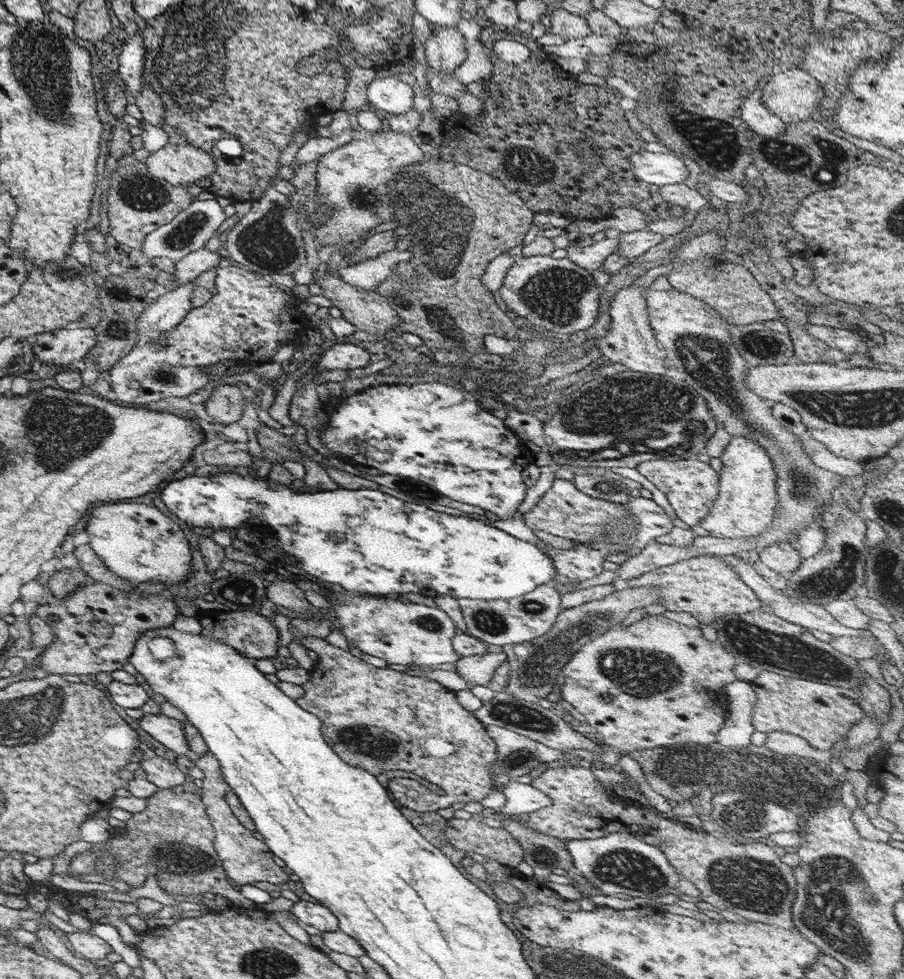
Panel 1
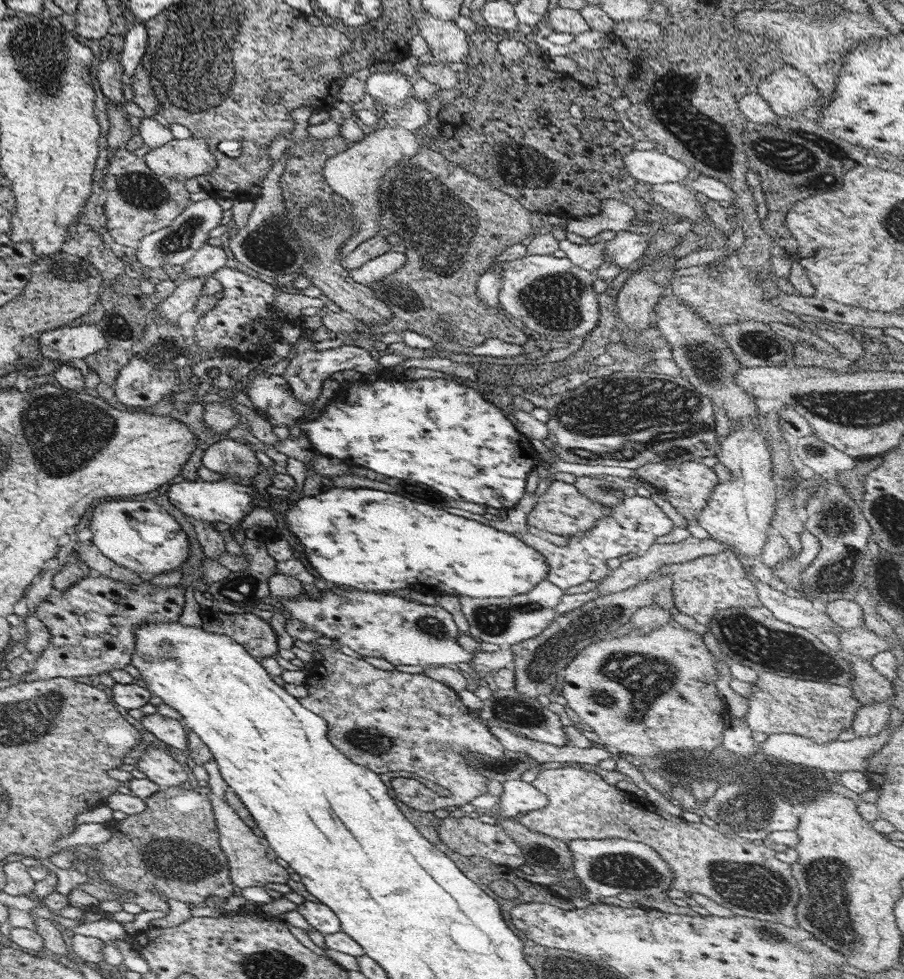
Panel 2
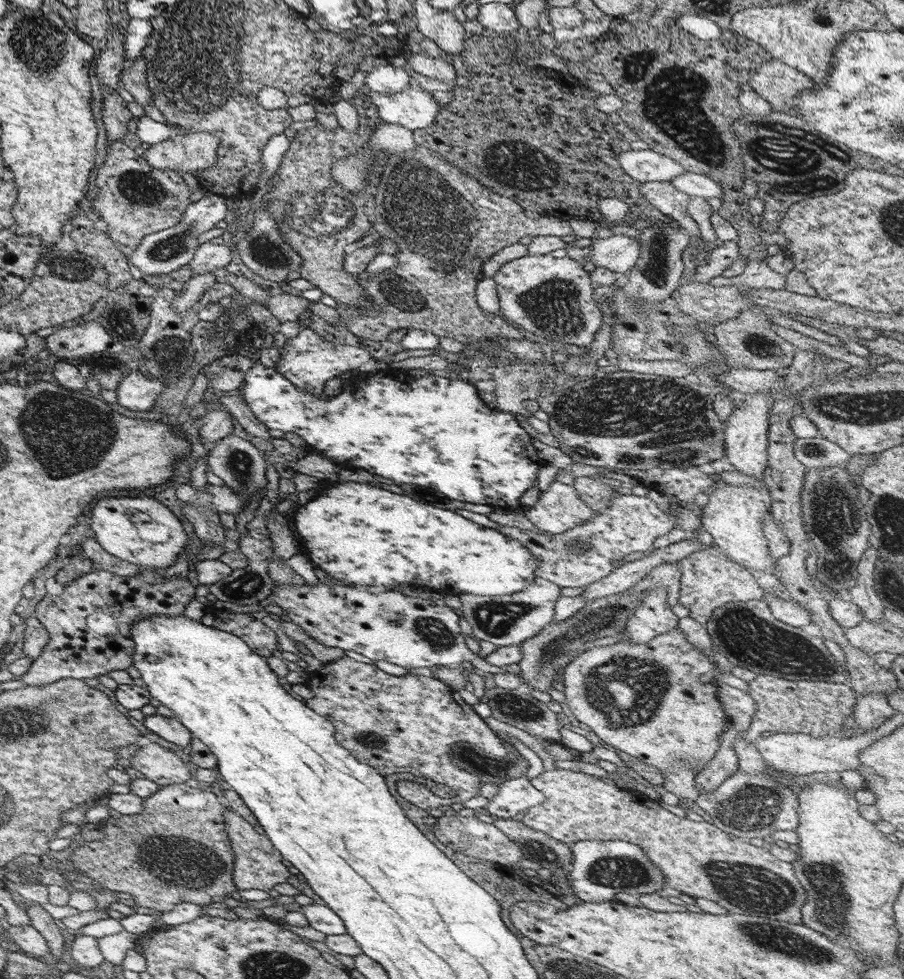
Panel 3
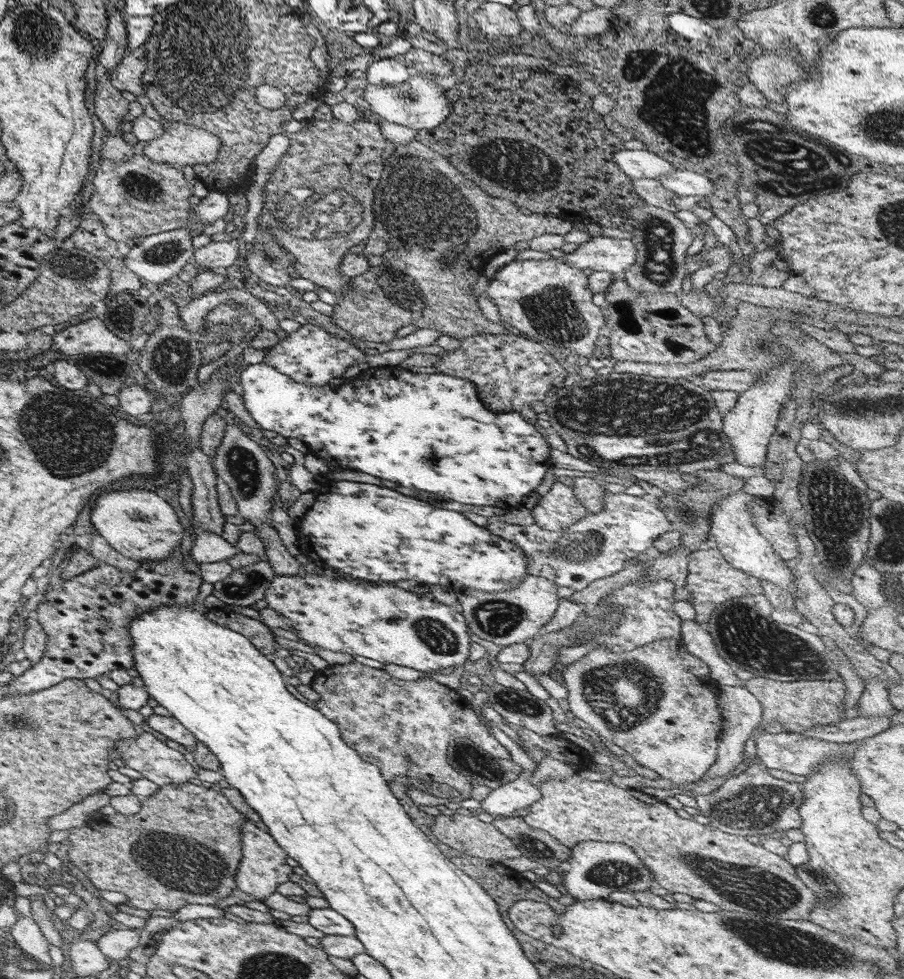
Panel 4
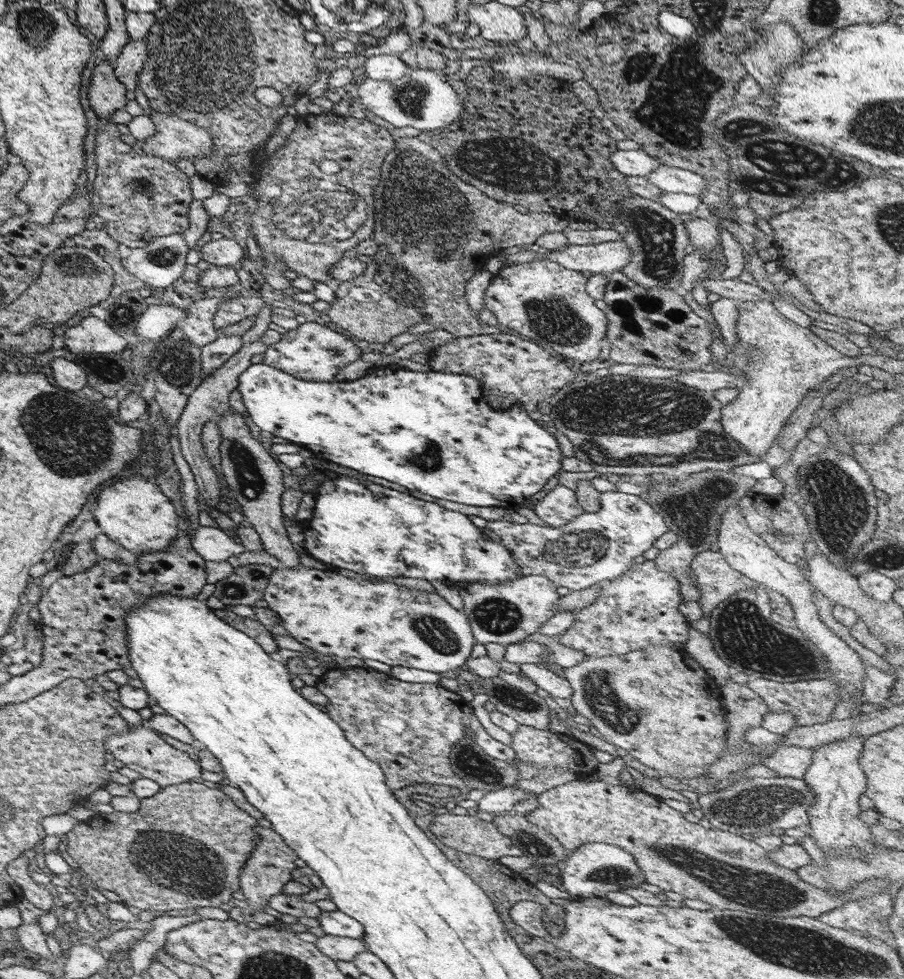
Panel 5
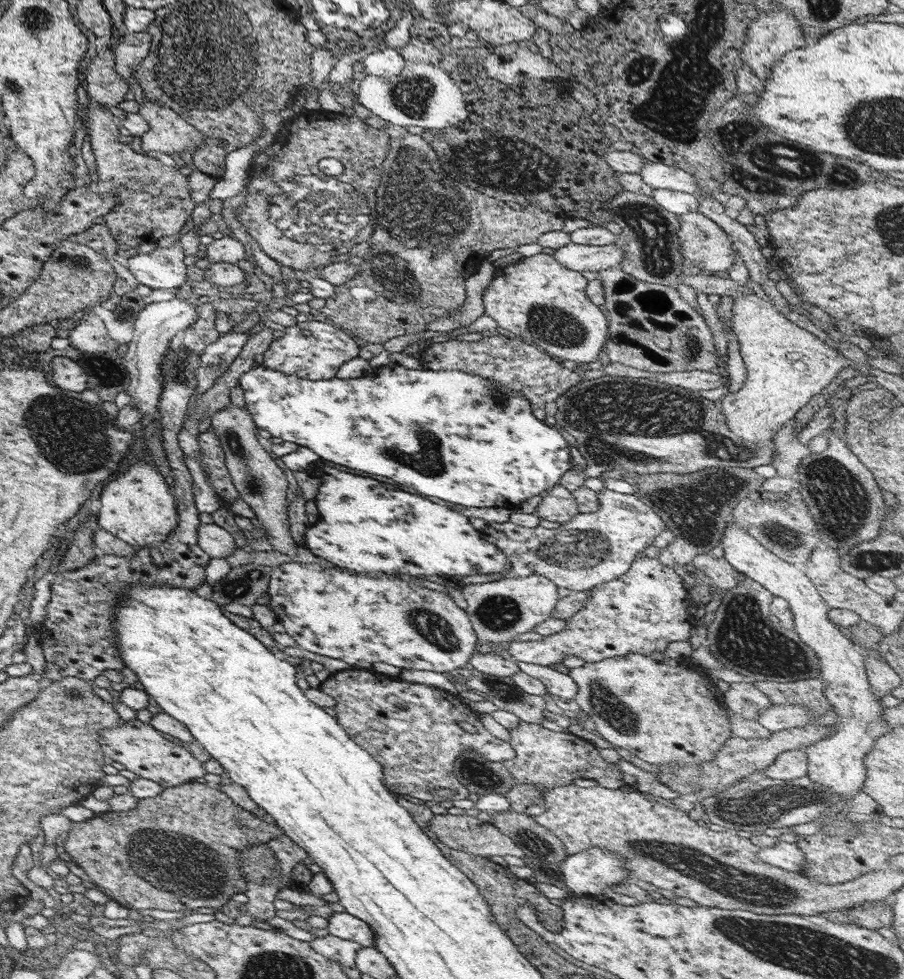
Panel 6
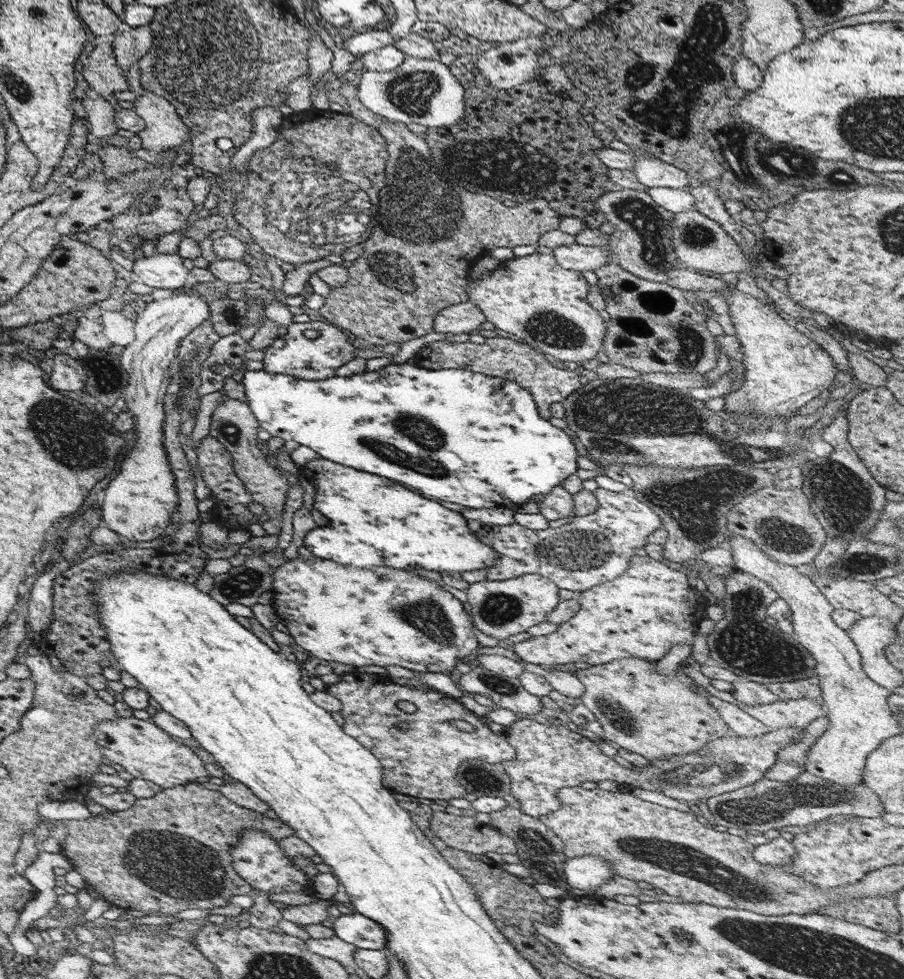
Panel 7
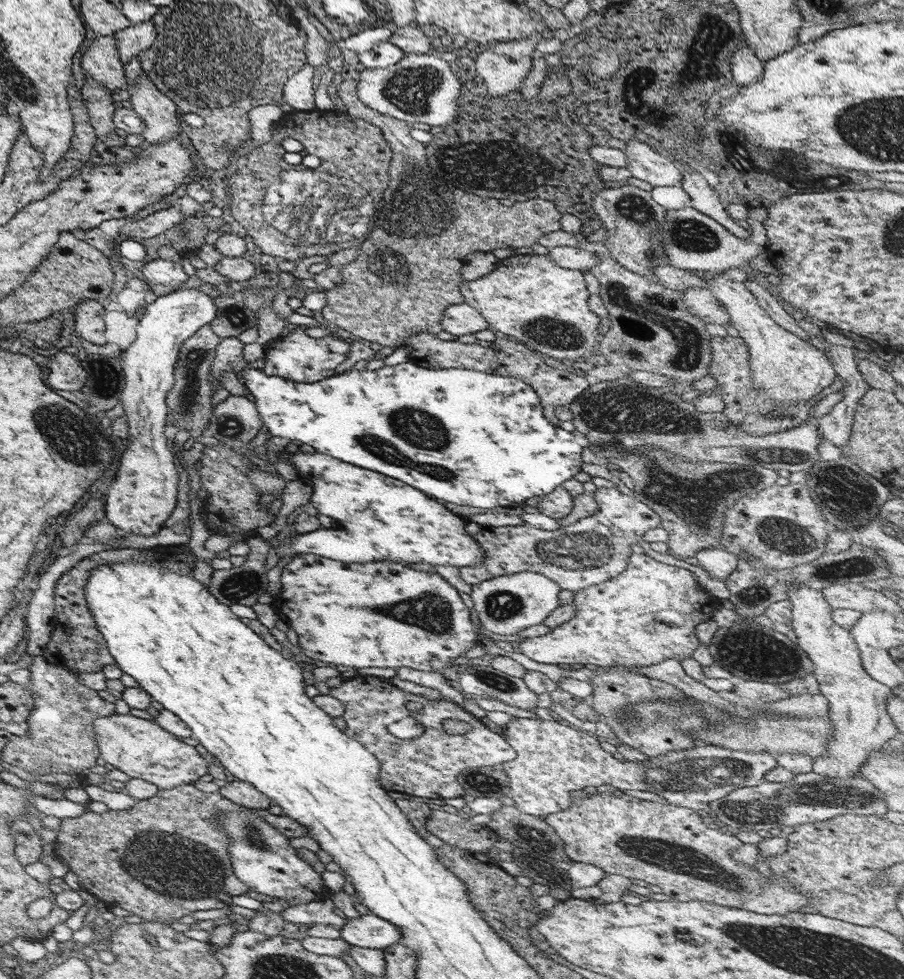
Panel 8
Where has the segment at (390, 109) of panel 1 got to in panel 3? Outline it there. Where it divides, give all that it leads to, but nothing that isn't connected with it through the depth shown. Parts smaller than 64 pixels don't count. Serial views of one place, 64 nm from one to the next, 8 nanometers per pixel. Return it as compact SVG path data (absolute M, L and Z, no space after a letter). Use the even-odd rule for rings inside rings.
M390 61L381 66L375 66L371 72L367 73L364 78L364 86L369 90L385 93L395 93L405 89L405 85L411 82L410 76L398 61Z

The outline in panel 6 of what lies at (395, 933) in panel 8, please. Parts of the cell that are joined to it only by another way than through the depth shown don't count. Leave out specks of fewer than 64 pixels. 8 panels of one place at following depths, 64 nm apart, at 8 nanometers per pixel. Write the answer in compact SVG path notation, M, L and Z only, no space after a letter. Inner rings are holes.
M333 913L328 919L327 934L355 942L361 947L373 947L375 936L369 924L346 913Z

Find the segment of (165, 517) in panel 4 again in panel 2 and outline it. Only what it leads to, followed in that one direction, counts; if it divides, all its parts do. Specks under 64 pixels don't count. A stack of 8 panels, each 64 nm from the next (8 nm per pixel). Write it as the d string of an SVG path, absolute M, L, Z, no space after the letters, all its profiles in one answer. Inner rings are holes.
M101 500L91 512L88 529L91 531L90 543L107 559L141 574L166 573L180 569L189 552L187 536L181 526L162 507L151 500L147 502Z

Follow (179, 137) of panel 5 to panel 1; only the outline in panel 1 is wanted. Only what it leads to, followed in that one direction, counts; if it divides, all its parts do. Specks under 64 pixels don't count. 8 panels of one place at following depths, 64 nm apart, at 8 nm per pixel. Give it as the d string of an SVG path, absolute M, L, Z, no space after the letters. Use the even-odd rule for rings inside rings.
M185 140L150 152L143 162L147 171L175 186L191 184L205 186L207 177L216 172L214 160L195 144Z

